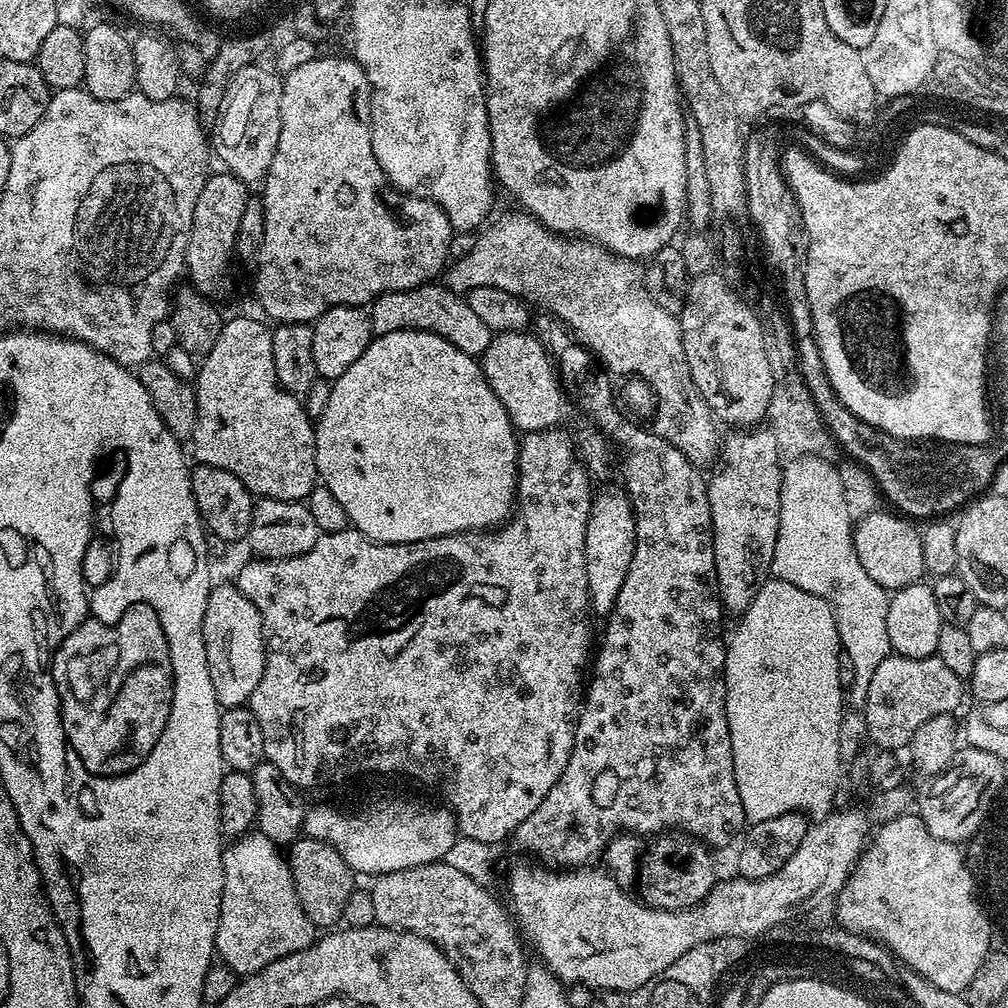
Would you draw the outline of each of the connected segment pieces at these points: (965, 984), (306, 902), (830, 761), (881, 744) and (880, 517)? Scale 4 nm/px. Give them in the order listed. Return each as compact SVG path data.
M905 814L892 821L881 823L875 829L870 843L865 847L863 855L852 869L848 880L835 896L842 918L850 926L855 927L855 930L869 933L872 942L885 944L901 960L899 963L903 967L912 968L922 978L926 978L928 982L932 982L941 990L964 994L967 993L974 974L978 974L978 966L982 966L980 956L984 956L984 944L988 944L988 924L984 924L984 916L980 916L980 912L976 912L976 904L972 904L972 887L968 882L968 874L964 873L964 863L958 861L956 847L957 845L946 842L942 838L934 838L934 834L930 834L930 830L926 830L926 826L916 814Z
M301 838L287 849L286 859L294 878L298 902L306 918L310 918L310 922L320 930L339 925L339 920L348 908L348 899L352 896L354 879L354 873L346 858L342 858L342 854L338 854L338 850L326 842Z
M768 578L738 621L740 621L740 625L737 626L732 640L730 636L727 641L724 654L724 705L730 726L730 746L734 754L734 778L738 782L738 798L742 798L745 821L749 825L754 825L758 822L766 822L770 818L778 818L778 814L787 812L802 812L813 821L819 821L833 811L830 792L836 790L834 778L842 778L840 731L846 713L846 690L839 684L840 635L832 607L822 598L818 598L814 594L806 594L806 590L798 590L798 586L790 586L790 582Z
M887 656L878 670L874 670L874 678L870 678L870 690L862 709L867 739L872 739L880 750L907 749L918 726L925 725L930 718L955 713L963 696L966 696L965 681L953 674L937 656Z
M877 510L855 521L852 537L858 550L858 562L866 566L866 574L878 582L878 586L895 590L917 583L925 575L923 564L924 537L911 519L891 511Z

